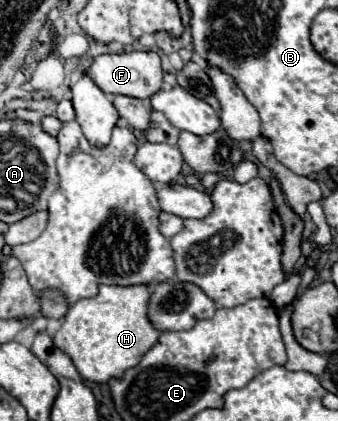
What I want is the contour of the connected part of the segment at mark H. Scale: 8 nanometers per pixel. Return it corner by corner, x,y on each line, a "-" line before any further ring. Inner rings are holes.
102,284
96,296
78,300
76,304
70,306
68,314
64,316
62,328
54,334
54,344
72,358
76,370
80,372
80,376
84,380
106,384
112,378
122,378
124,372
134,368
140,362
140,358
158,342
160,332
152,326
152,322
148,318
150,290
152,290
152,286
140,286
140,284
136,284
136,286
106,286
106,284

